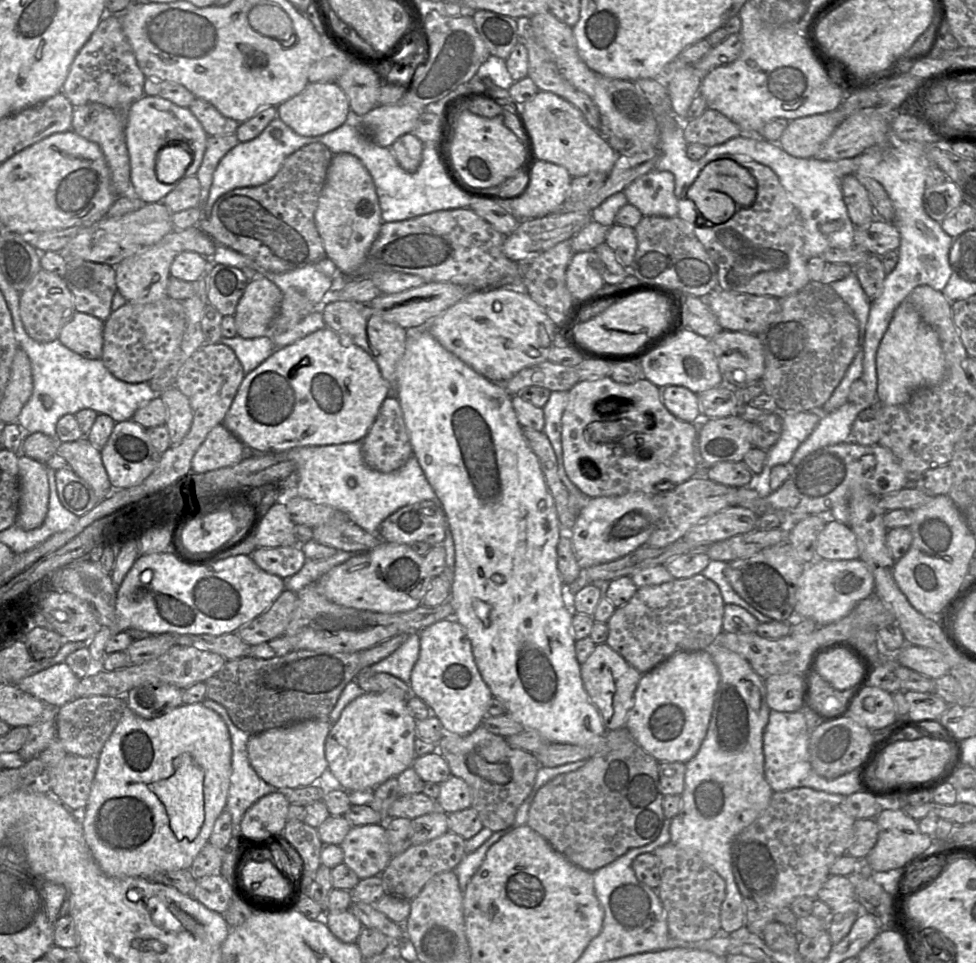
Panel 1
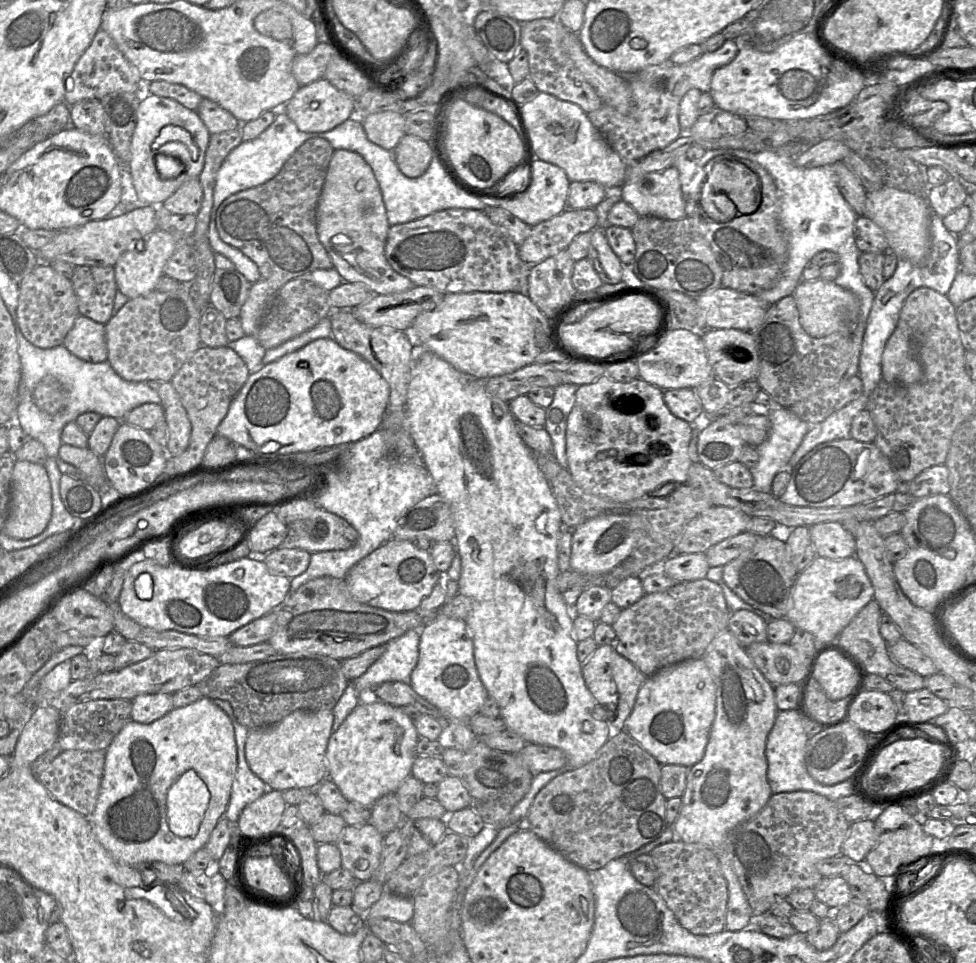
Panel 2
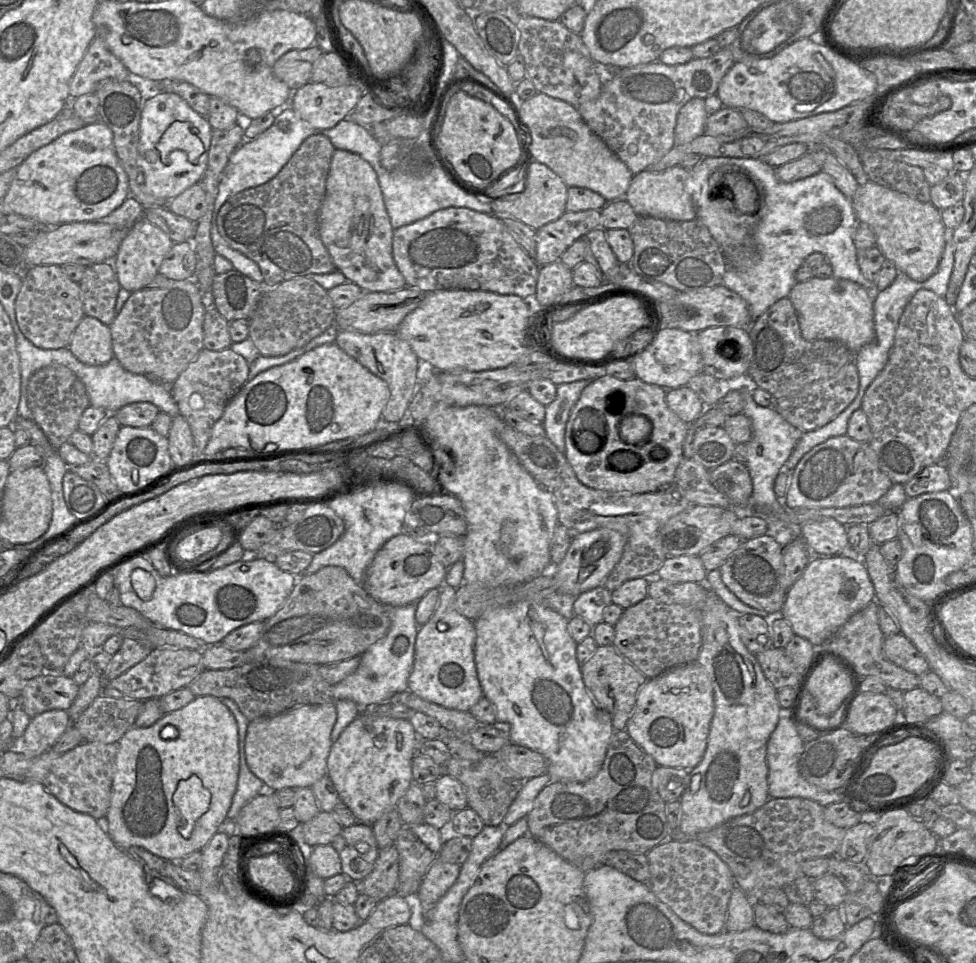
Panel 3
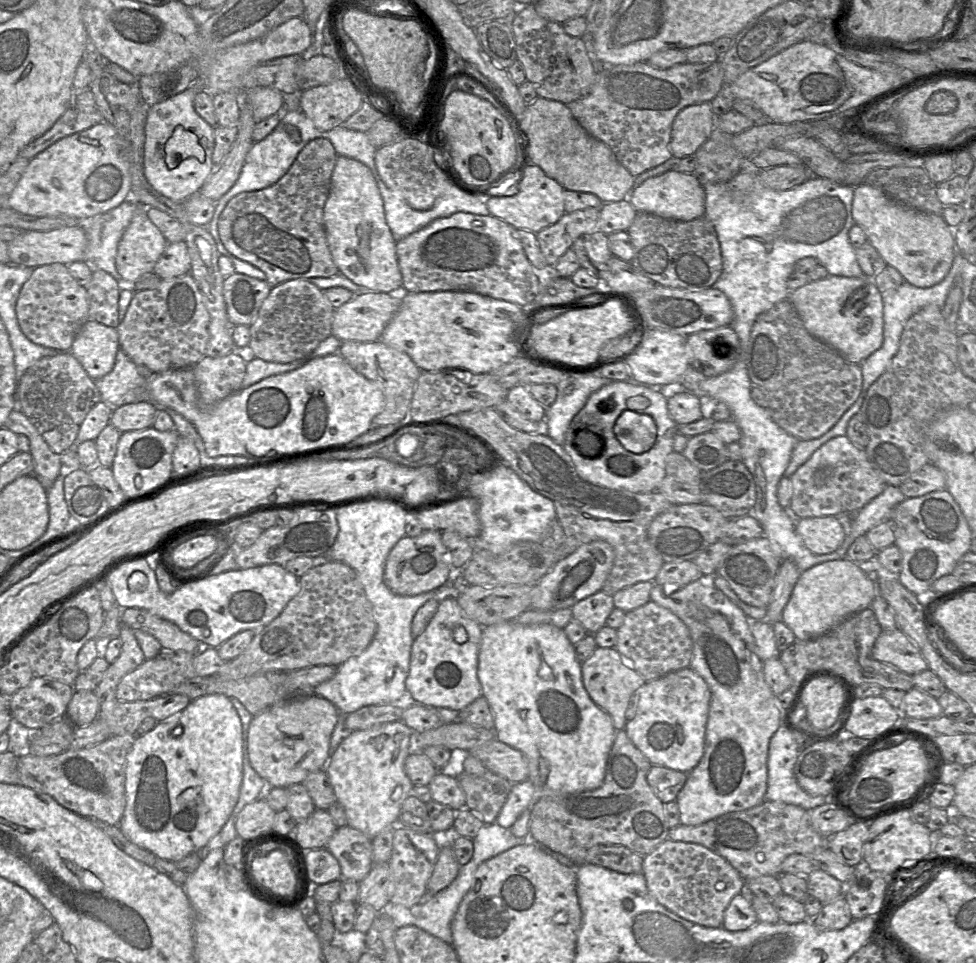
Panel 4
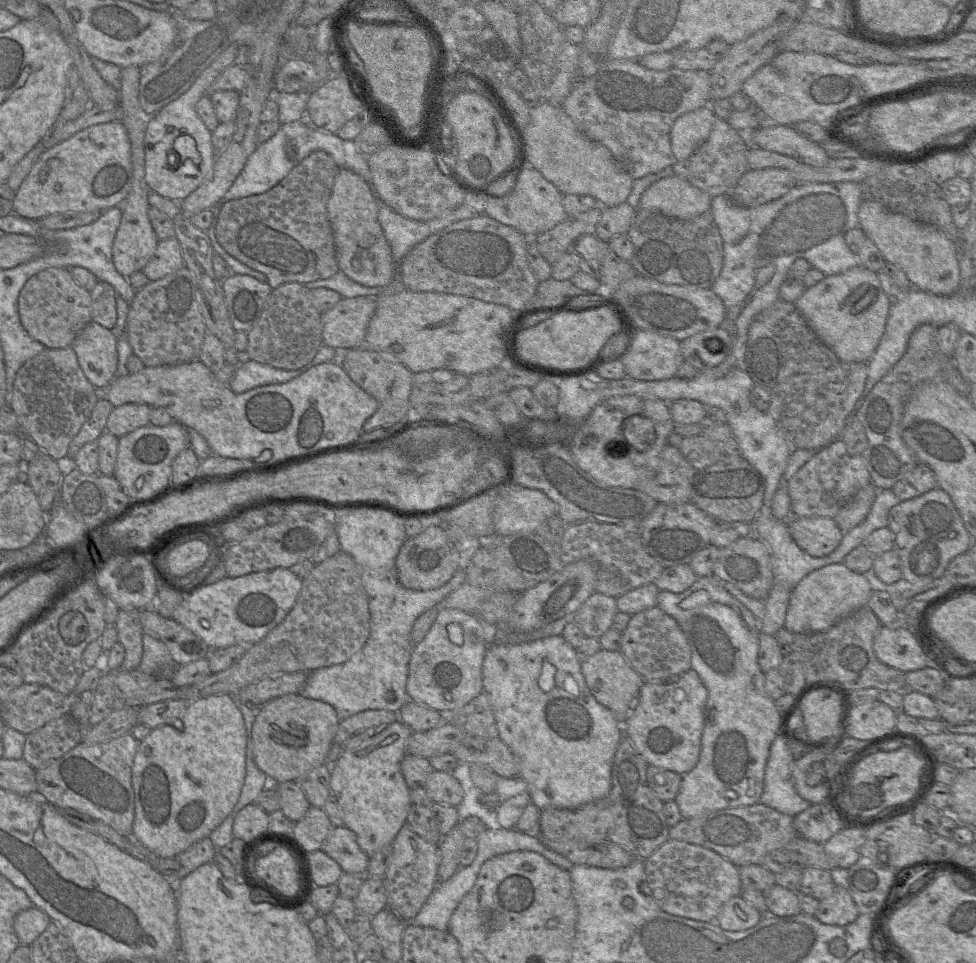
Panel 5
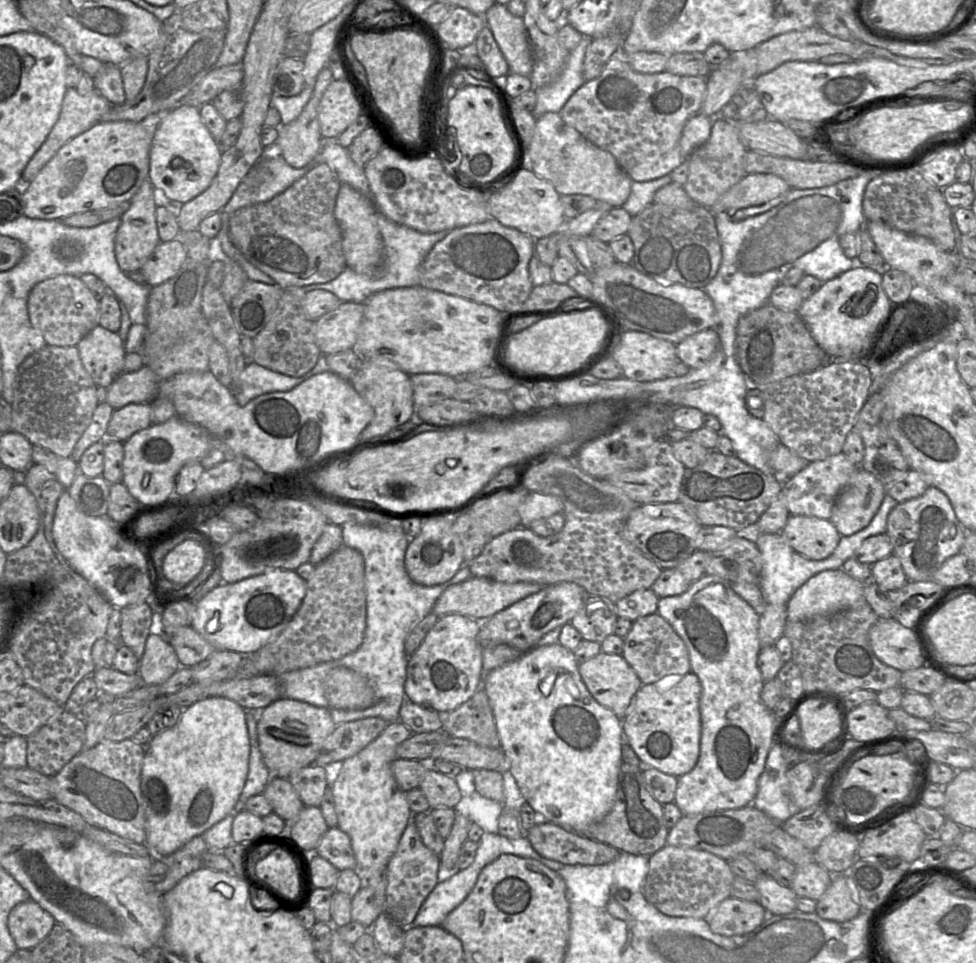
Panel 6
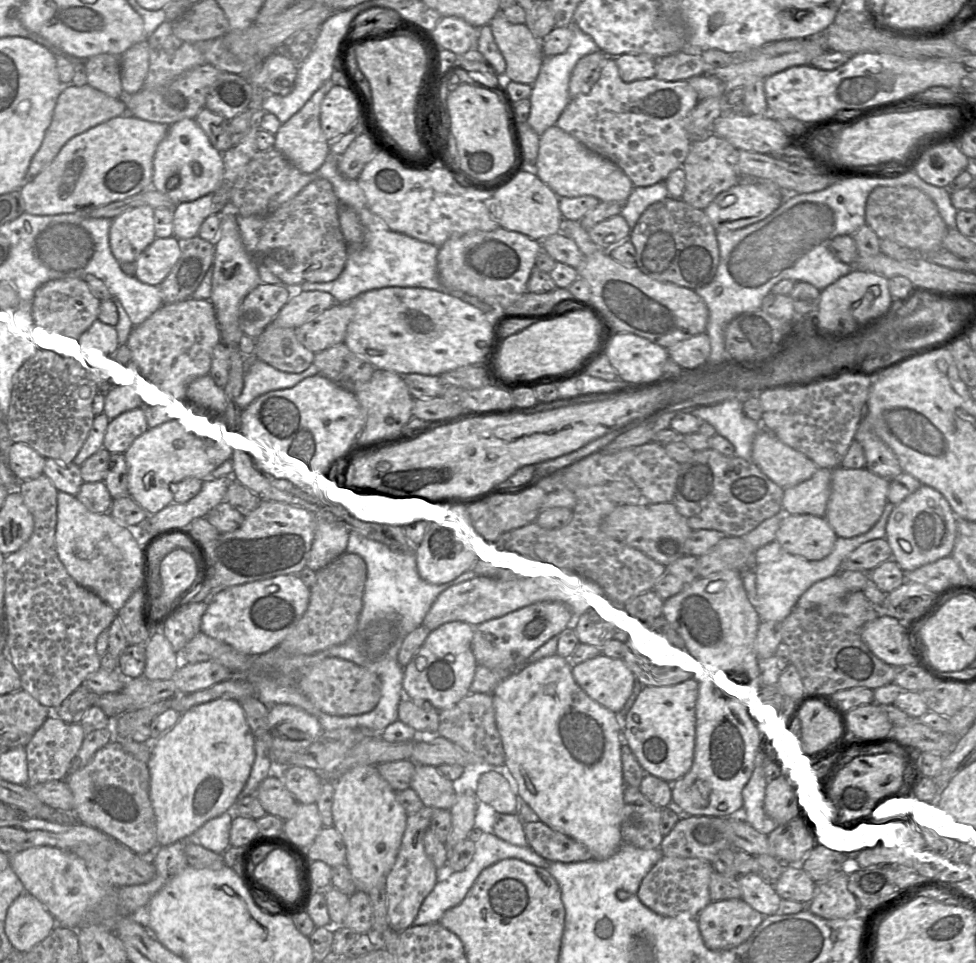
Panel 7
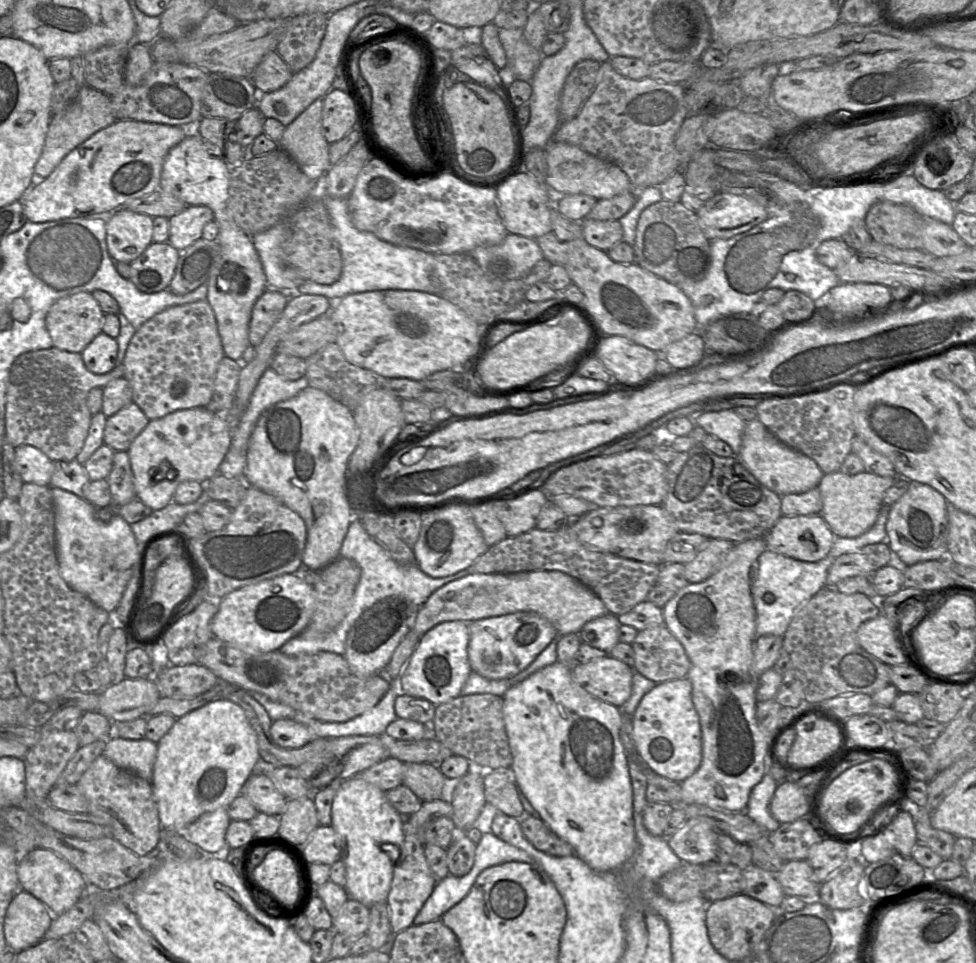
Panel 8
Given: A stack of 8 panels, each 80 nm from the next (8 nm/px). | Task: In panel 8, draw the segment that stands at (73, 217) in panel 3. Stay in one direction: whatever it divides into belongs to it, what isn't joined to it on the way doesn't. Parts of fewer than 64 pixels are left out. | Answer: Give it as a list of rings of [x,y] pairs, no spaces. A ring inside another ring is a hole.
[[[138,120],[115,121],[67,154],[48,177],[36,179],[20,199],[27,219],[34,223],[43,223],[73,217],[108,217],[114,211],[123,209],[126,203],[159,189],[166,155],[189,131],[182,126]]]

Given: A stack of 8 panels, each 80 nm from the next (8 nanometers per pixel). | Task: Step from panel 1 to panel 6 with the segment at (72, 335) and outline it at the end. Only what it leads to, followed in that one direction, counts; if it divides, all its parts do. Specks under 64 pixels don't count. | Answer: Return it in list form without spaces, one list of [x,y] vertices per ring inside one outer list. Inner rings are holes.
[[[96,325],[76,348],[84,369],[97,386],[108,388],[124,372],[126,352],[117,332]]]

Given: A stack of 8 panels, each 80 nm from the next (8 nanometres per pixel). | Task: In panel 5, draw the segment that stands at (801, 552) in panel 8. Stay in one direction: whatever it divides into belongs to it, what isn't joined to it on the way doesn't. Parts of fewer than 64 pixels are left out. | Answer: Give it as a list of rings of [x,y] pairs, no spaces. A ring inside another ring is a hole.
[[[790,517],[788,529],[798,546],[813,557],[832,553],[844,536],[836,521],[826,517]]]

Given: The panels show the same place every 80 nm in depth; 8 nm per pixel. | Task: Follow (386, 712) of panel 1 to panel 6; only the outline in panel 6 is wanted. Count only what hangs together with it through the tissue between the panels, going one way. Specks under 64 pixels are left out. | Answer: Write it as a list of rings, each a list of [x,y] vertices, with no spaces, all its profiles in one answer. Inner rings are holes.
[[[401,721],[387,724],[383,732],[365,748],[352,757],[340,763],[331,773],[331,790],[334,806],[338,818],[338,828],[344,831],[351,839],[352,849],[357,861],[357,870],[364,876],[365,873],[377,871],[385,867],[395,853],[399,840],[412,820],[413,814],[403,791],[393,773],[392,763],[397,759],[396,749],[399,744],[412,735],[412,731]]]

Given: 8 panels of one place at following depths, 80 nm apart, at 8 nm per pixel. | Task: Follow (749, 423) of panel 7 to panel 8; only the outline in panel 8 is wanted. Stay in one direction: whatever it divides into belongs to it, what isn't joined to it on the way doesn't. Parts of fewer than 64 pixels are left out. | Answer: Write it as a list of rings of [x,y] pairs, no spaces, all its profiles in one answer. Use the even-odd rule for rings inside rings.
[[[734,409],[704,412],[694,417],[693,420],[694,426],[697,424],[708,434],[725,441],[731,446],[734,455],[739,455],[747,422]]]

